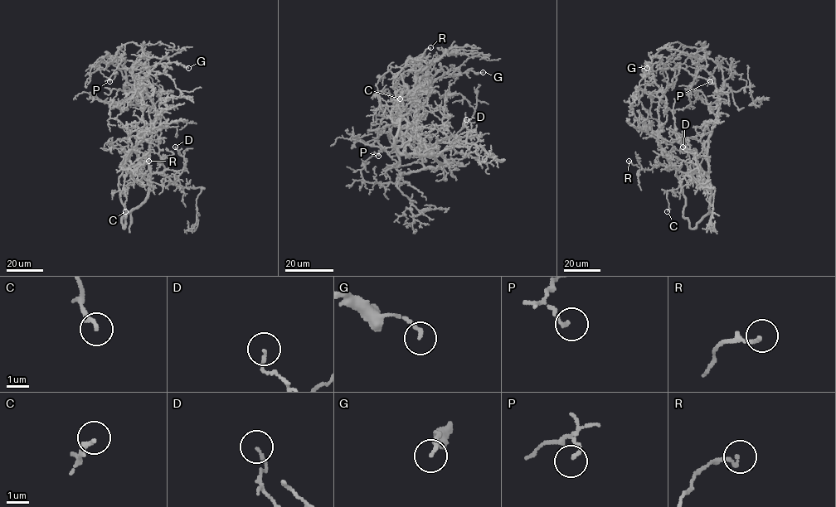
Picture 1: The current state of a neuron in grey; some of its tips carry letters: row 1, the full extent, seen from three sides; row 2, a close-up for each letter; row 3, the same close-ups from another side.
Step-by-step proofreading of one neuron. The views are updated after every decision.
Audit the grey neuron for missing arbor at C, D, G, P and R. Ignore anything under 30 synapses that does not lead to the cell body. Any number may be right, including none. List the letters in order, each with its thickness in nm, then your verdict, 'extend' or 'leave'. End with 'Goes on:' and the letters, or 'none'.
C: 220 nm thick; leave
D: 120 nm thick; leave
G: 150 nm thick; leave
P: 140 nm thick; leave
R: 180 nm thick; leave
Goes on: none

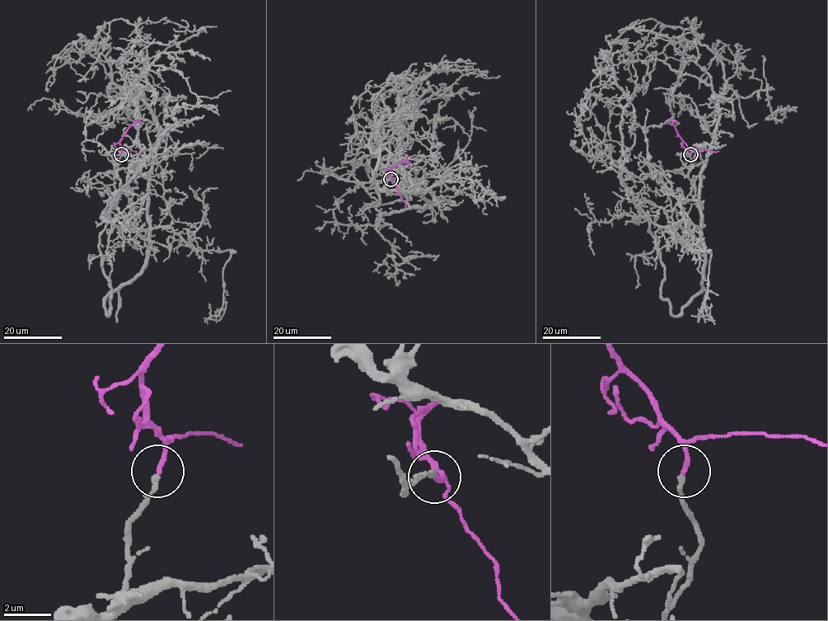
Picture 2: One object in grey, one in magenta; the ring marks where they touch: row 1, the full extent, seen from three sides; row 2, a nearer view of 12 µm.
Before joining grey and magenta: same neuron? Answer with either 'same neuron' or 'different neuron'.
same neuron

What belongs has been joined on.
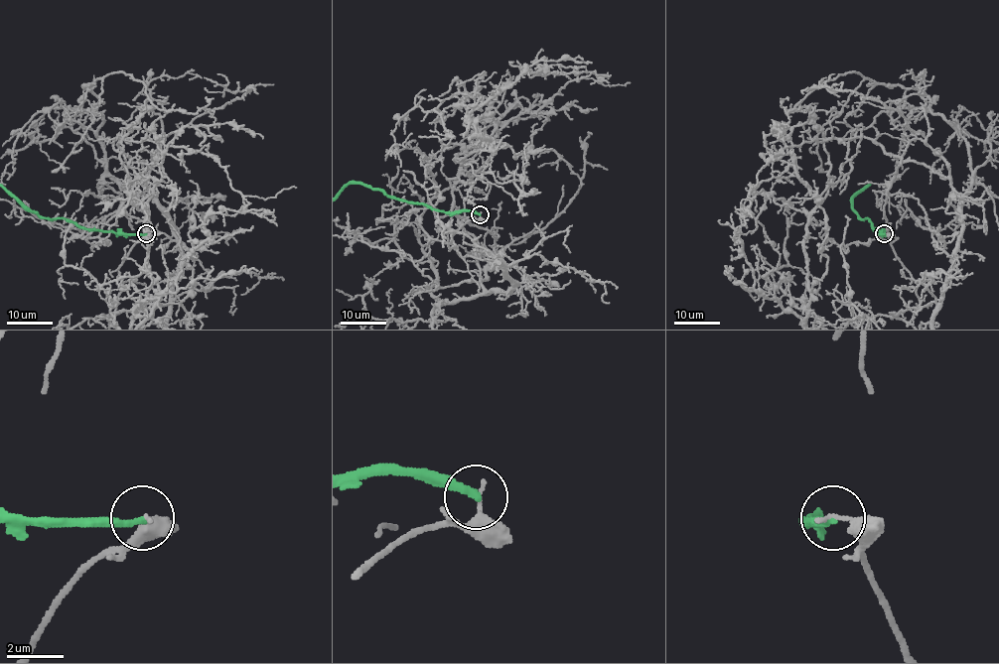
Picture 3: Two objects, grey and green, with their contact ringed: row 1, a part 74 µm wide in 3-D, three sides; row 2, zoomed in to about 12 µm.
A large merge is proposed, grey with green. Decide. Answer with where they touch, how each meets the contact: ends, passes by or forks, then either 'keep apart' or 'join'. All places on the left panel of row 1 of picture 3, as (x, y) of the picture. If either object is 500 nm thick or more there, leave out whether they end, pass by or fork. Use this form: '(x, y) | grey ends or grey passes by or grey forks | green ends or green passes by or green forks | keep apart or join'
(146, 233) | grey ends | green ends | keep apart

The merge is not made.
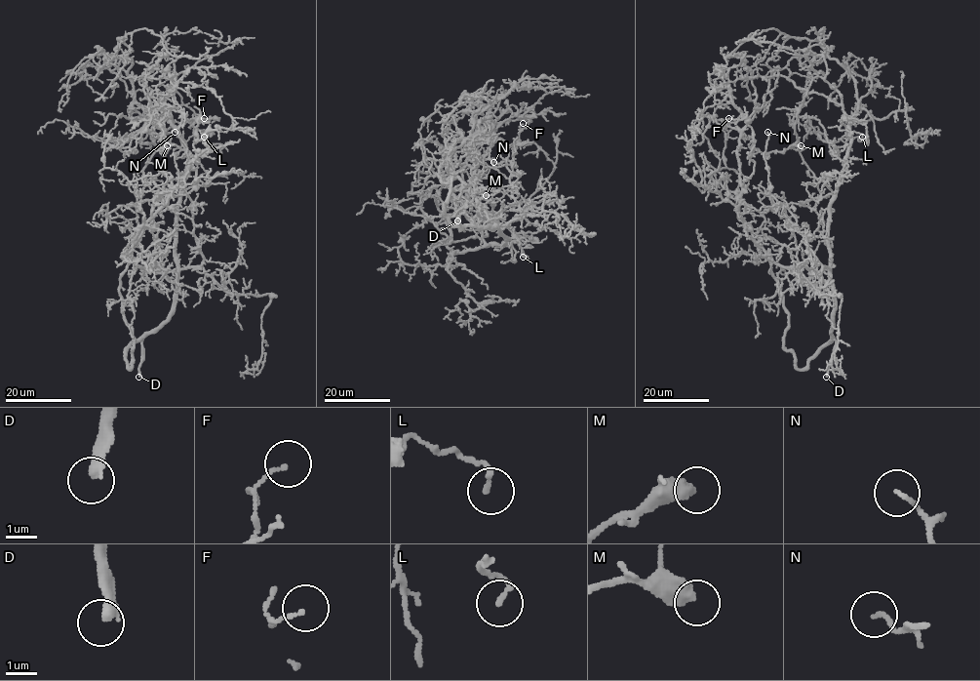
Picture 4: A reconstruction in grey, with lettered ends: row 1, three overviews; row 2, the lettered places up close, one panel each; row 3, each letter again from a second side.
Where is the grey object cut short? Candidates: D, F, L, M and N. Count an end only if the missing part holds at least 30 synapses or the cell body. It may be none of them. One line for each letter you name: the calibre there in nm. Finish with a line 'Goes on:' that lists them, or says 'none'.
D: Thickness 300 nm
Goes on: D

